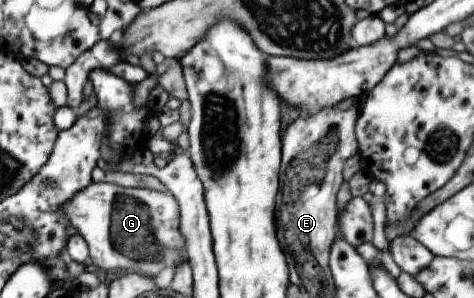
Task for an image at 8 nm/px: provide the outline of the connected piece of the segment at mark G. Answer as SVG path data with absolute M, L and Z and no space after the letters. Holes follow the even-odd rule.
M91 182L62 209L68 224L86 243L91 268L127 270L153 279L163 268L175 268L187 258L185 238L179 233L176 200L147 188ZM185 252L185 257L184 257Z

